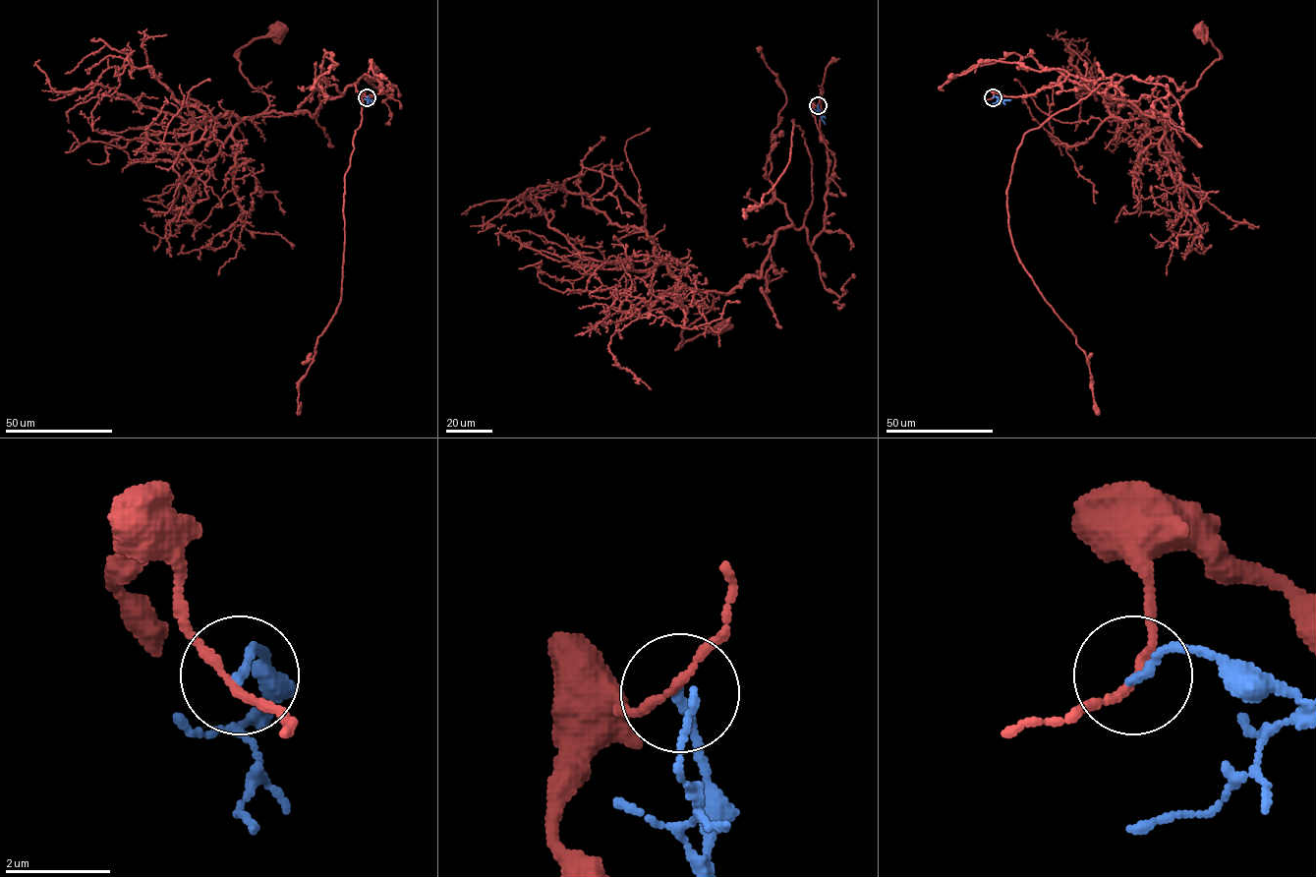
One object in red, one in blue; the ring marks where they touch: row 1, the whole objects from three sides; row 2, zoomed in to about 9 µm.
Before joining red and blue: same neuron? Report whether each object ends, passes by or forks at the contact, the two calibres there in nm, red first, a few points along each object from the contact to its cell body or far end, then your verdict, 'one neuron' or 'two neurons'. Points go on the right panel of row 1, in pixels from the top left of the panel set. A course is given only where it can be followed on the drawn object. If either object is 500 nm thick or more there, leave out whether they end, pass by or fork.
red passes by; blue ends there; 140 nm thick on the red side, 170 nm on the other; red runs (993, 97), (1115, 75), (1109, 98), (1166, 114), (1219, 59), (1199, 34); blue runs (993, 97), (1010, 99); two neurons

